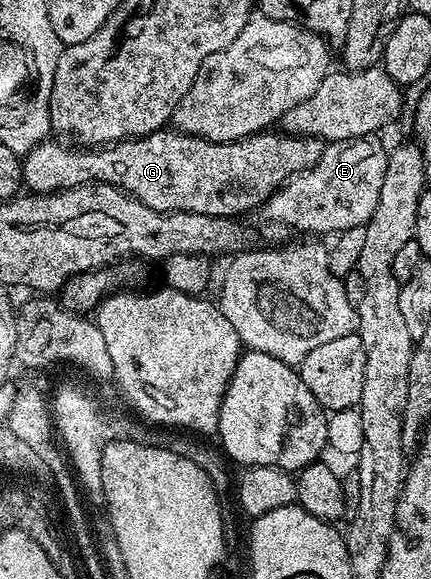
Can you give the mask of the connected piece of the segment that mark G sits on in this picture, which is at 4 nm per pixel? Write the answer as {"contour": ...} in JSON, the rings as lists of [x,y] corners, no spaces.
{"contour":[[[162,128],[145,134],[141,138],[126,138],[123,142],[115,142],[112,146],[99,146],[96,148],[82,148],[77,144],[70,144],[65,140],[57,140],[61,142],[53,142],[54,140],[46,140],[40,142],[35,148],[31,148],[28,154],[24,155],[21,163],[21,176],[24,185],[35,194],[56,194],[58,190],[70,190],[76,186],[82,186],[88,182],[102,182],[103,184],[111,184],[112,186],[120,186],[126,194],[132,194],[143,204],[147,204],[147,208],[155,208],[159,212],[195,212],[203,216],[215,216],[216,218],[237,218],[245,216],[248,210],[256,211],[265,205],[265,201],[272,196],[274,192],[281,189],[281,185],[287,181],[293,174],[297,174],[301,170],[311,168],[319,160],[319,156],[323,156],[326,148],[326,141],[323,138],[310,138],[308,136],[298,136],[288,132],[280,132],[281,134],[273,134],[274,132],[262,132],[260,134],[252,134],[246,138],[240,138],[234,142],[212,142],[206,138],[196,138],[194,134],[183,134],[176,128]]]}

